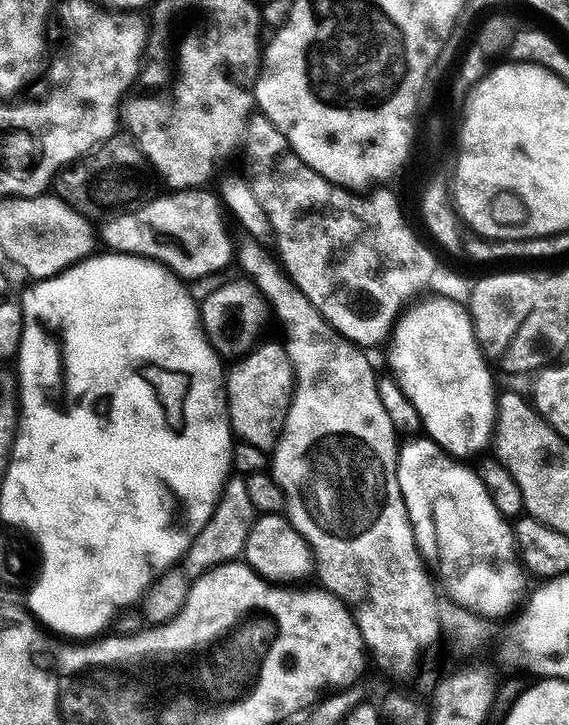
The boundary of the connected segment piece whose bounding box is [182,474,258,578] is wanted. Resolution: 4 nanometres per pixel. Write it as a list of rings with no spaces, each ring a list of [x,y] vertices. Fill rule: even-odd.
[[[239,474],[229,475],[214,506],[214,514],[210,514],[206,526],[202,526],[202,530],[196,535],[184,555],[182,567],[189,577],[198,577],[204,572],[209,572],[211,568],[218,567],[219,564],[226,564],[243,557],[246,538],[254,526],[257,515],[254,502],[250,502],[250,493],[246,490],[244,477]]]

